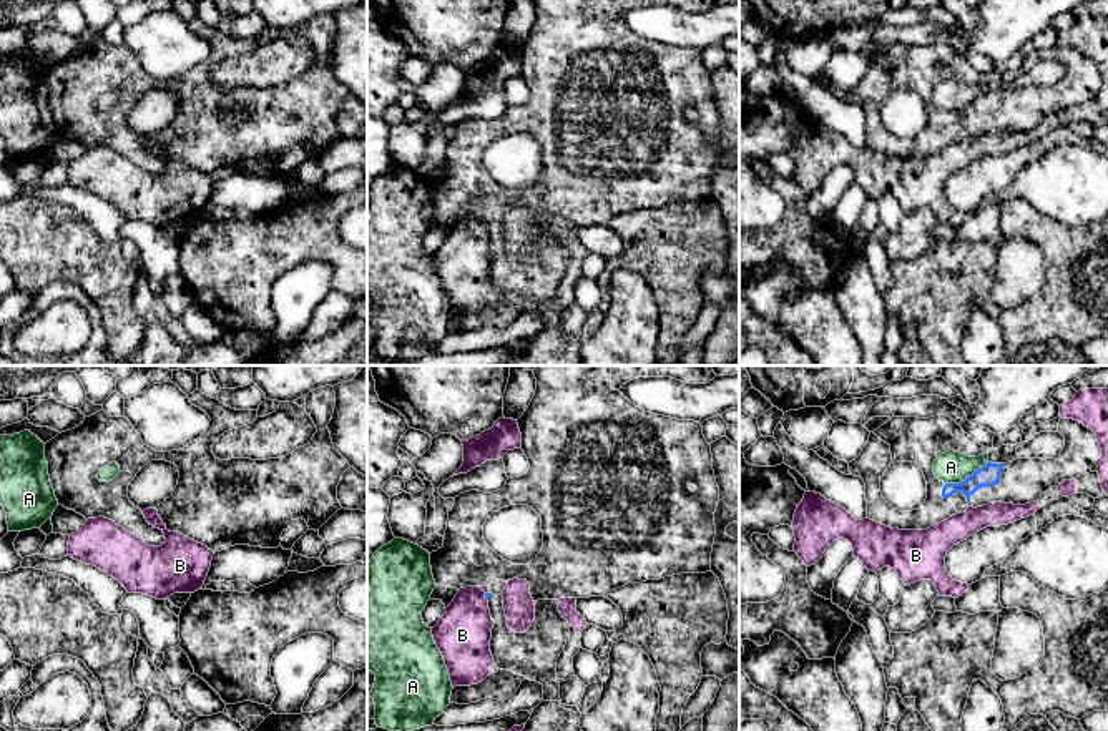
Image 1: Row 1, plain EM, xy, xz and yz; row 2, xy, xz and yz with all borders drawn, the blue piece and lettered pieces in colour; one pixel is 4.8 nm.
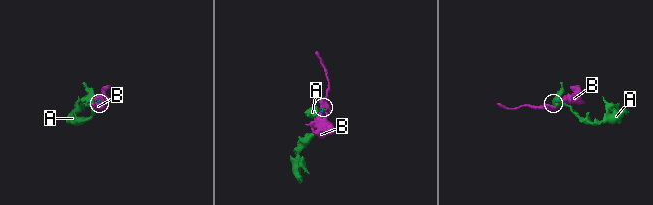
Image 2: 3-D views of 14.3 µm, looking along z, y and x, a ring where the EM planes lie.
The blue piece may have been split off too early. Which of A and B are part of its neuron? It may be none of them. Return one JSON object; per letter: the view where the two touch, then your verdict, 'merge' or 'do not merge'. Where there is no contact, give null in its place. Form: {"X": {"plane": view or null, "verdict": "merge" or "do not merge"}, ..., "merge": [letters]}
{"A": {"plane": "yz", "verdict": "do not merge"}, "B": {"plane": "xz", "verdict": "do not merge"}, "merge": []}

